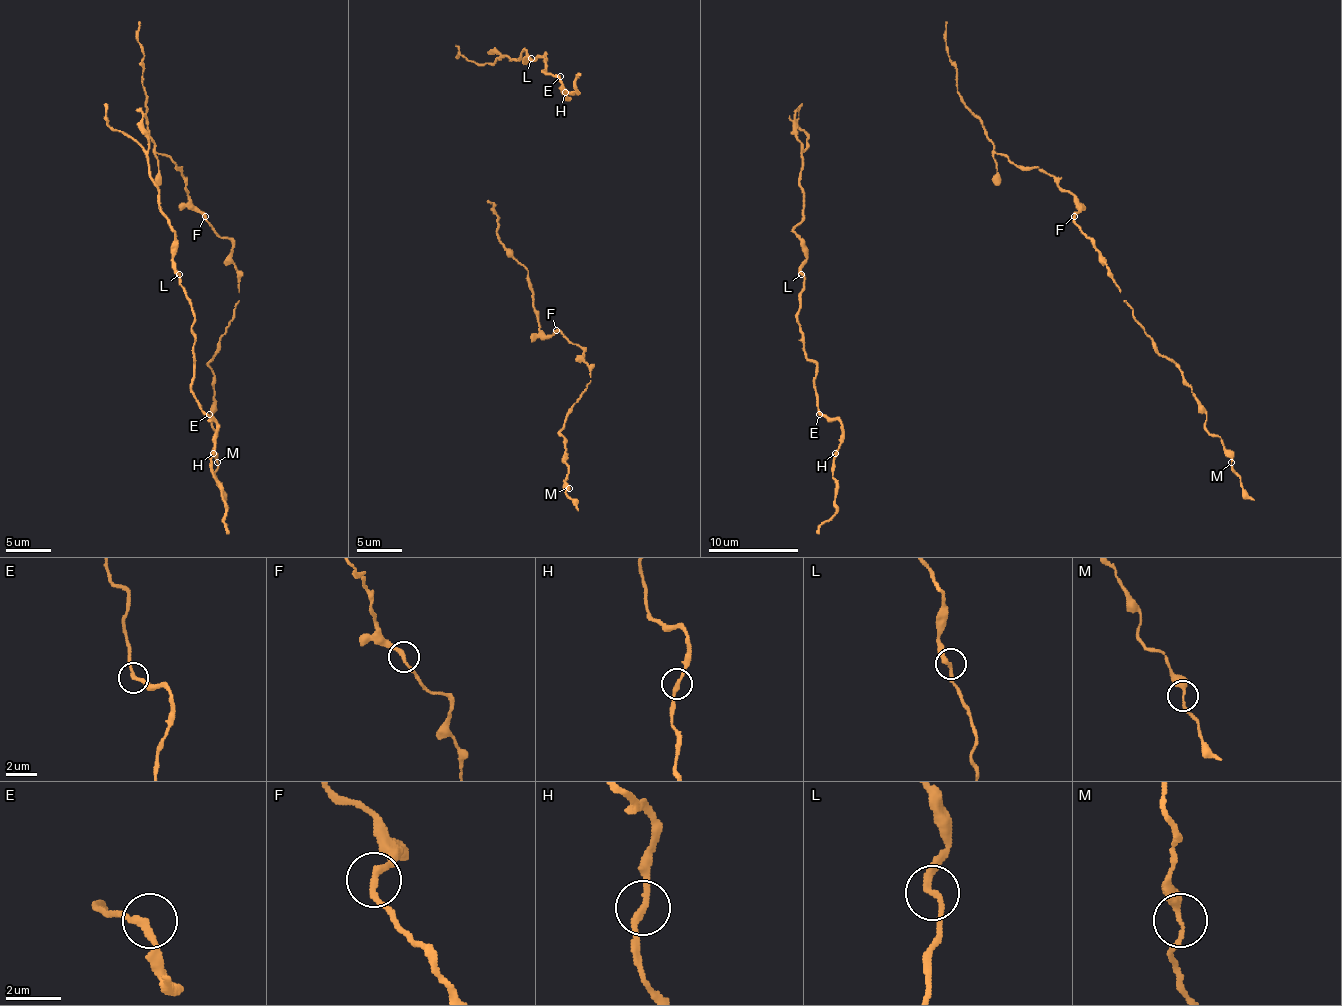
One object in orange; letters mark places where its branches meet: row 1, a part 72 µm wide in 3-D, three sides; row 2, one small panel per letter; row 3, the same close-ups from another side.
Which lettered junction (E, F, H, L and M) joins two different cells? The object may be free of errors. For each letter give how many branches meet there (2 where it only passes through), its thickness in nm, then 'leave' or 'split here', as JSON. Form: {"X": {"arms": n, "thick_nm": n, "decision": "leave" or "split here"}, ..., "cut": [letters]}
{"E": {"arms": 2, "thick_nm": 220, "decision": "leave"}, "F": {"arms": 2, "thick_nm": 220, "decision": "leave"}, "H": {"arms": 2, "thick_nm": 240, "decision": "leave"}, "L": {"arms": 2, "thick_nm": 240, "decision": "leave"}, "M": {"arms": 2, "thick_nm": 240, "decision": "leave"}, "cut": []}

